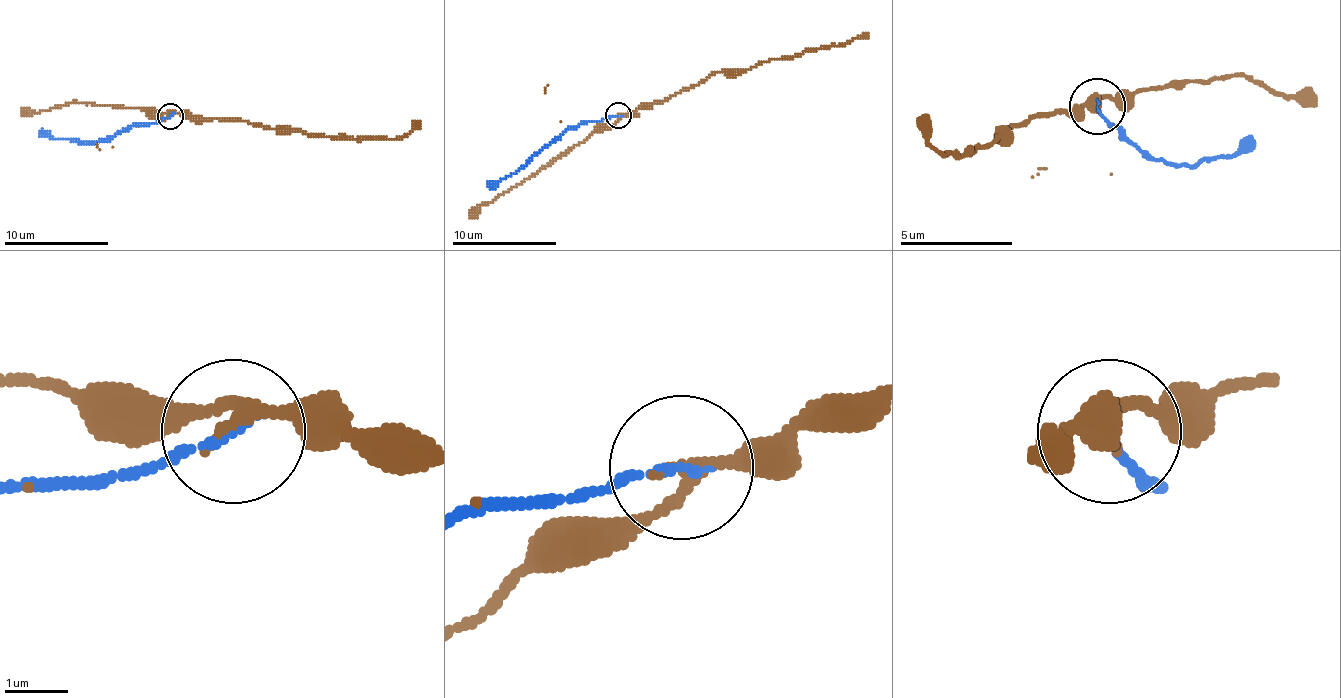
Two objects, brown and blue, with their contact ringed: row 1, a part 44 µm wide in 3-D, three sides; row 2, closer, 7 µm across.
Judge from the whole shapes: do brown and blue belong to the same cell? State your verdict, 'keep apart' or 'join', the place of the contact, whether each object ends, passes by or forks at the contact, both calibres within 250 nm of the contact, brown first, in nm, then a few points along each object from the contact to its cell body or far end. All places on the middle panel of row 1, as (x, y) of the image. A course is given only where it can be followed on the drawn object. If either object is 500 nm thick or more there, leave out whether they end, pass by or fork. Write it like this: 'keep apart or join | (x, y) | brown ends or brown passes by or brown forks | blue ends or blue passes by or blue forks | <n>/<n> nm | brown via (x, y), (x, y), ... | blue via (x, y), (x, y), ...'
join | (618, 115) | brown passes by | blue ends | 200/120 nm | brown via (618, 116), (667, 100), (717, 72), (751, 69), (868, 35) | blue via (618, 116), (602, 121), (584, 121), (487, 186)

